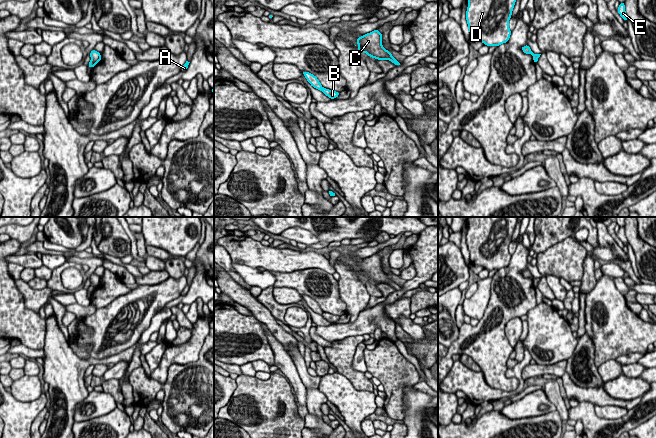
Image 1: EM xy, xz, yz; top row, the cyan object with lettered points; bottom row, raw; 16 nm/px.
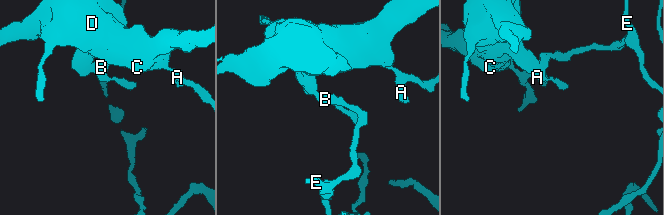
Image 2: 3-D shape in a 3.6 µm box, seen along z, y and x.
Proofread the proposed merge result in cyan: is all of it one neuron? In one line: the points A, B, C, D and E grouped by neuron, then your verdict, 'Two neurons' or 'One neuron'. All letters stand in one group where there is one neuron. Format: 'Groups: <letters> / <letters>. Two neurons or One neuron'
Groups: A C D / B E. Two neurons

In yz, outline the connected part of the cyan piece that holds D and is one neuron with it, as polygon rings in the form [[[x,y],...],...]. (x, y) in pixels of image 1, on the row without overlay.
[[[468,217],[466,245],[470,261],[489,271],[507,267],[517,217]]]

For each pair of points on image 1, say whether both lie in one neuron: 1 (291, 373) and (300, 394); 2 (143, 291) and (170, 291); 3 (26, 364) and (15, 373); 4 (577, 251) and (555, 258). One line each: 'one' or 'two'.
1: one
2: one
3: one
4: one

